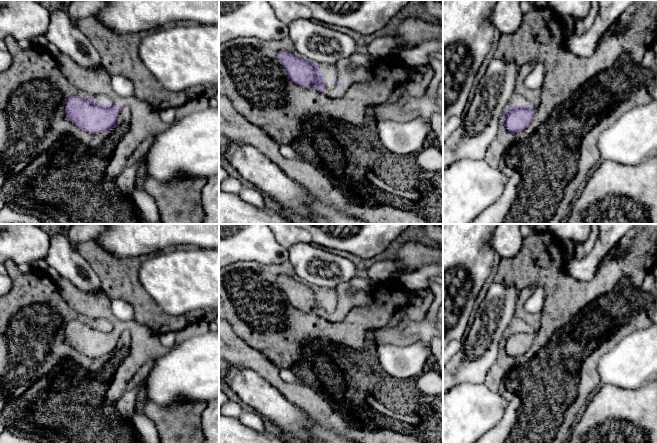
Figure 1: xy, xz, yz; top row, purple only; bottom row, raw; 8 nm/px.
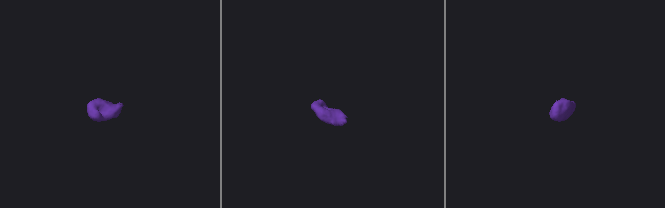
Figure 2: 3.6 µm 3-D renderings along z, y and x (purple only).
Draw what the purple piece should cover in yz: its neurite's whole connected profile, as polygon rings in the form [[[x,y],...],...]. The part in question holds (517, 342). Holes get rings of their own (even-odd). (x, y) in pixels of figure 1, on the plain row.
[[[536,285],[524,288],[520,293],[516,303],[515,321],[521,323],[525,329],[514,329],[506,335],[502,347],[506,353],[512,357],[524,355],[536,337],[536,332],[540,328],[540,314],[531,314],[525,311],[524,305],[527,299],[533,294]]]

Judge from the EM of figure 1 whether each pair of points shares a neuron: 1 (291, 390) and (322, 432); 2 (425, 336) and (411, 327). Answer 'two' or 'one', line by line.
1: two
2: one

